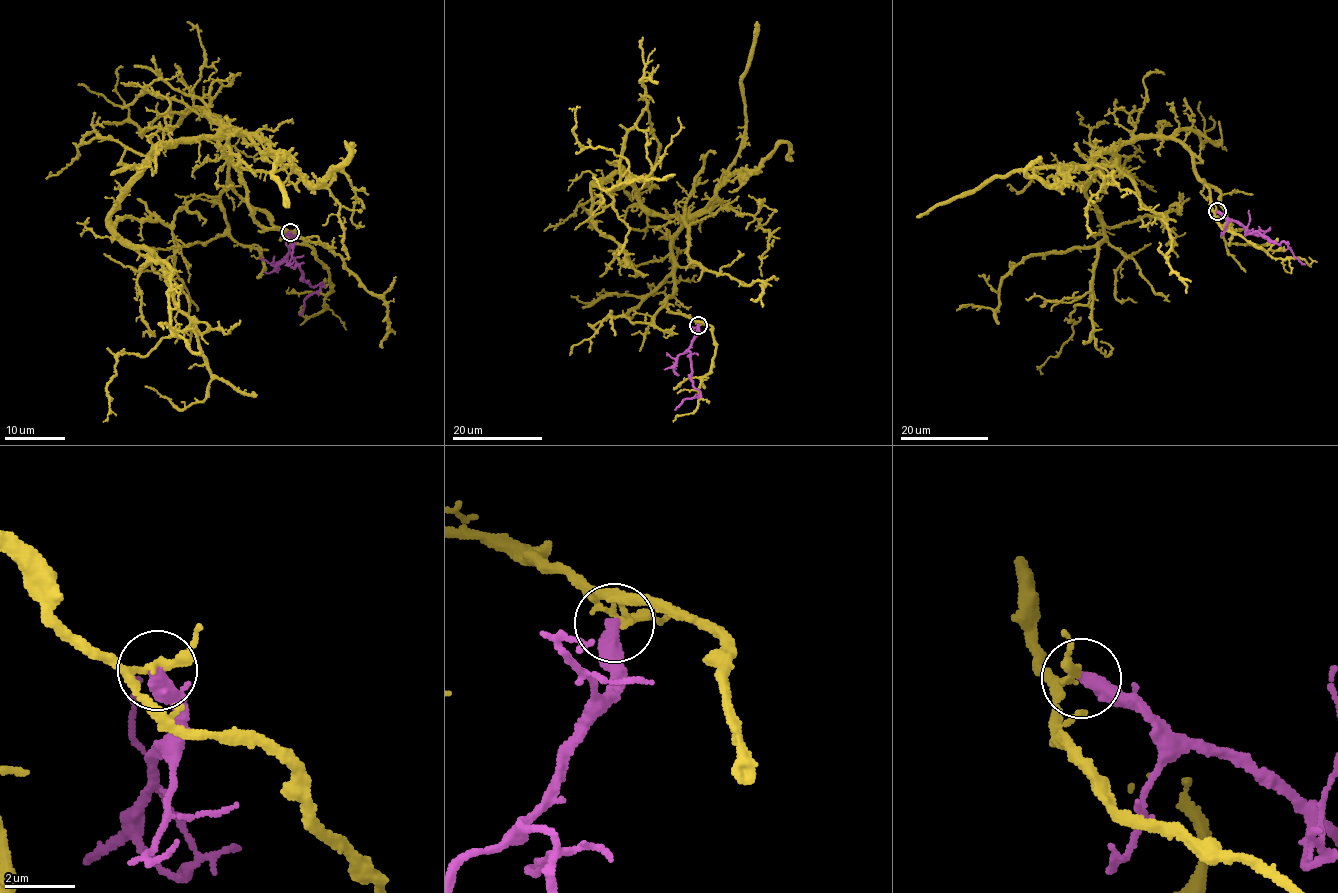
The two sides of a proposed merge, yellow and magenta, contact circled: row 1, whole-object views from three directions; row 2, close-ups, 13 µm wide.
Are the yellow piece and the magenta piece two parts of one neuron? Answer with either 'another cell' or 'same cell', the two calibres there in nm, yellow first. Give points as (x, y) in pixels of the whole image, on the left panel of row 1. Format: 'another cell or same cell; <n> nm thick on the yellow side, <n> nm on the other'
another cell; 220 nm thick on the yellow side, 440 nm on the other

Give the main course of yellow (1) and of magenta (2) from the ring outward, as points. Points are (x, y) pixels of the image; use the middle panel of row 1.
1: (698, 324), (667, 307), (682, 218), (653, 214), (622, 173), (593, 182), (637, 177), (579, 144), (569, 108)
2: (698, 325), (698, 335), (686, 350), (689, 351), (690, 378), (700, 394), (684, 399), (674, 410)

